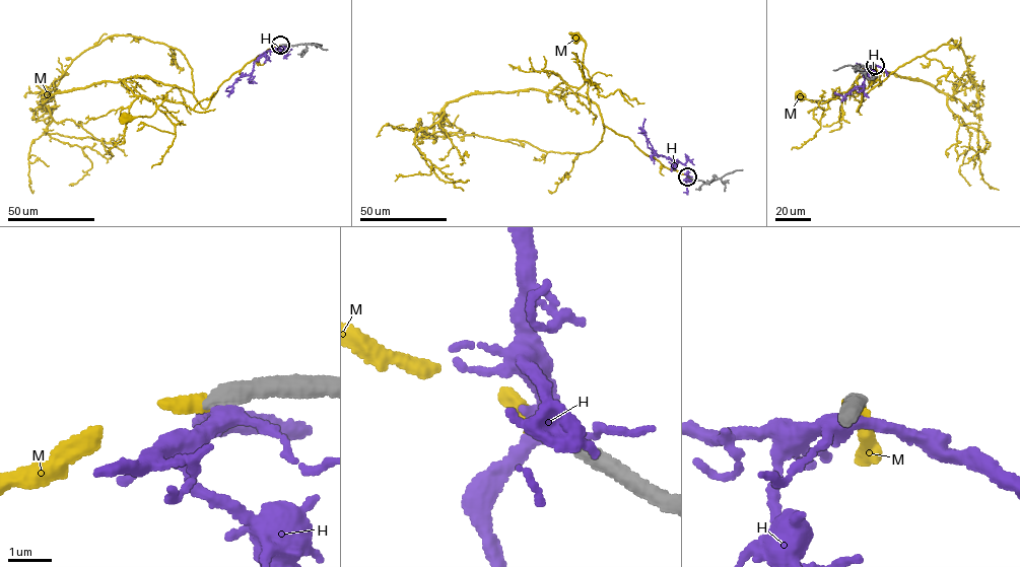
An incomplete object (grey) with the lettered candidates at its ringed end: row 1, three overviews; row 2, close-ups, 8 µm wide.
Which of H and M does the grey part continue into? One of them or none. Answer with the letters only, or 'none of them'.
M

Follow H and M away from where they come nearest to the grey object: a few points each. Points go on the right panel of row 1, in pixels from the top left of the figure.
H: (874, 65), (866, 65), (863, 87), (855, 86), (843, 96), (834, 92)
M: (875, 64), (857, 112), (864, 95), (857, 78), (862, 70), (877, 70), (826, 102), (799, 95)

